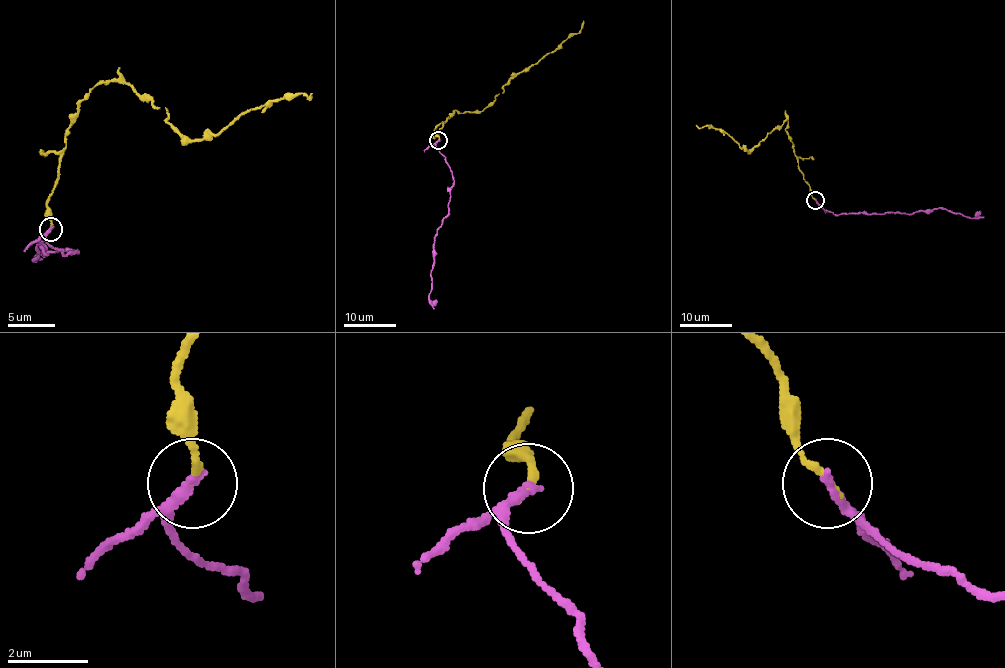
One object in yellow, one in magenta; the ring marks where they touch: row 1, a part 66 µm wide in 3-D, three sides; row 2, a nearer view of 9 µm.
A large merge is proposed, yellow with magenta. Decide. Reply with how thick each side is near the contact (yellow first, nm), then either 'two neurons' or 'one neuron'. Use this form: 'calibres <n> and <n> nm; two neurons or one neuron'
calibres 160 and 260 nm; two neurons

